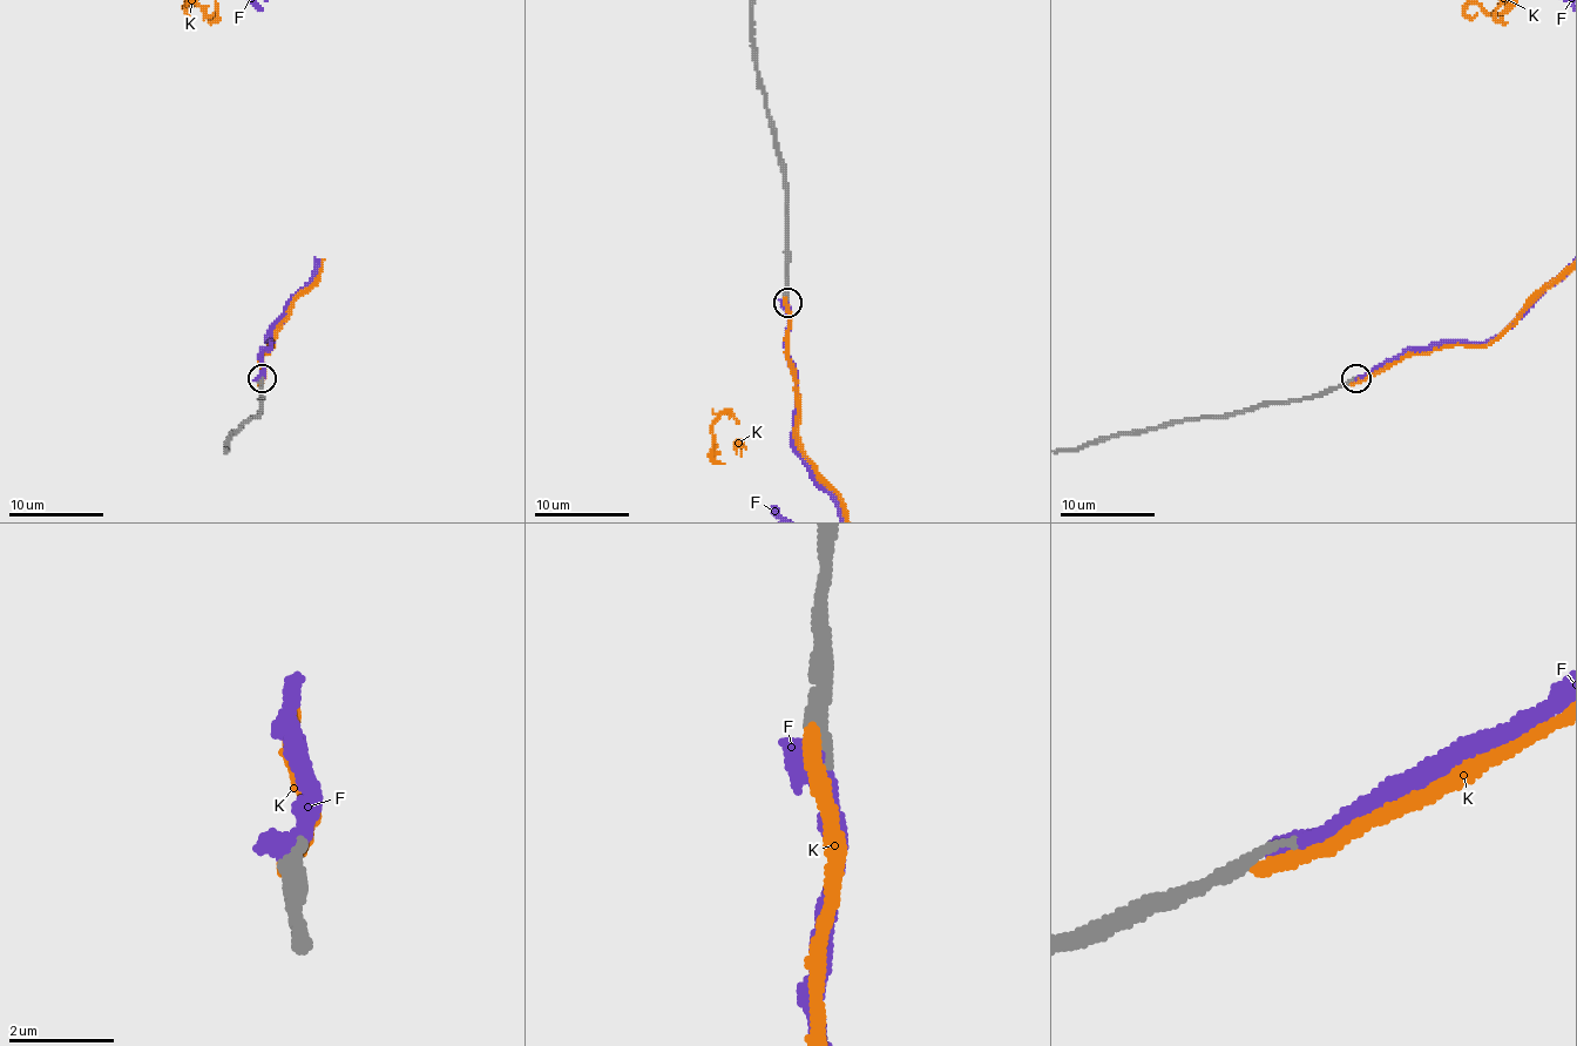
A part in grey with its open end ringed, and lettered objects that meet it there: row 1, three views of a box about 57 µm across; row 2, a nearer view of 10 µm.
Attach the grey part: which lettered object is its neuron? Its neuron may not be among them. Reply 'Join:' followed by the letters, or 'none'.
Join: F

